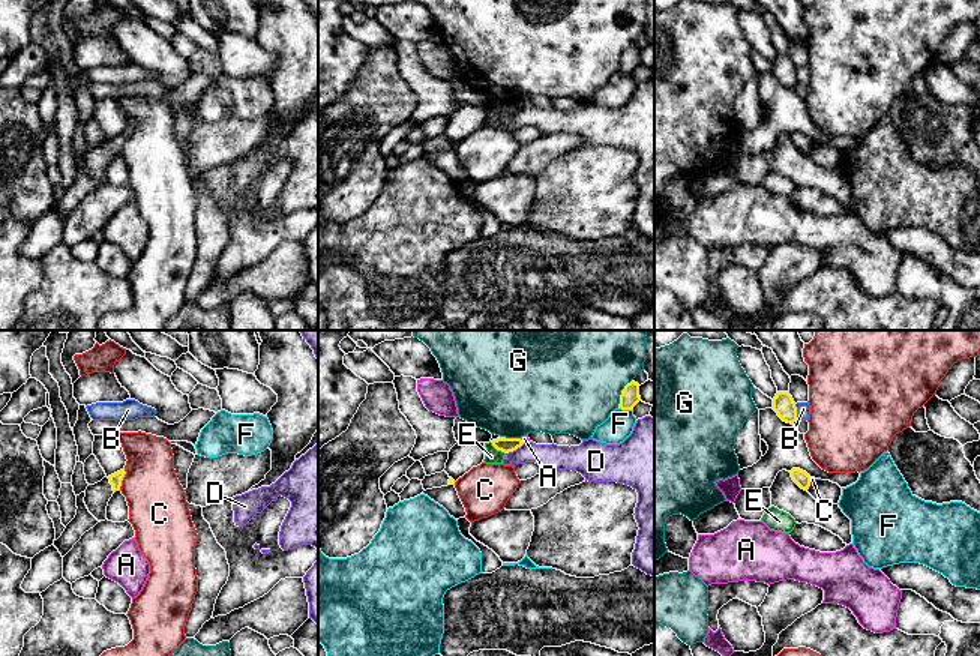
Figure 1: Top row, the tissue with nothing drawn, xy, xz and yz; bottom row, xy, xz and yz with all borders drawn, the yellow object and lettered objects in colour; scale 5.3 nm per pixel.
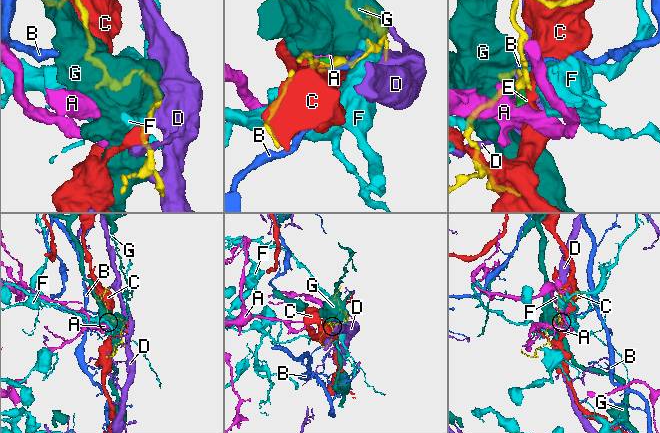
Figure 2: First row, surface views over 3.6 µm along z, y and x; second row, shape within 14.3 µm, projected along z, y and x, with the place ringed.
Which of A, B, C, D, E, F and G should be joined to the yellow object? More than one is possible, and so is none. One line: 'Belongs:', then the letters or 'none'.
Belongs: none

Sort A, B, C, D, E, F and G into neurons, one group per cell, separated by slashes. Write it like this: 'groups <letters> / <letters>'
groups A / B / C / D E / F / G

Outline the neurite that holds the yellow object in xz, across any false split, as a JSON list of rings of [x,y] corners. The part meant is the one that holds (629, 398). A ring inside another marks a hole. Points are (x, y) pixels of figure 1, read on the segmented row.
[[[630,381],[621,390],[618,408],[621,408],[621,410],[633,410],[633,407],[639,401],[641,401],[639,384],[635,383],[635,381]]]

